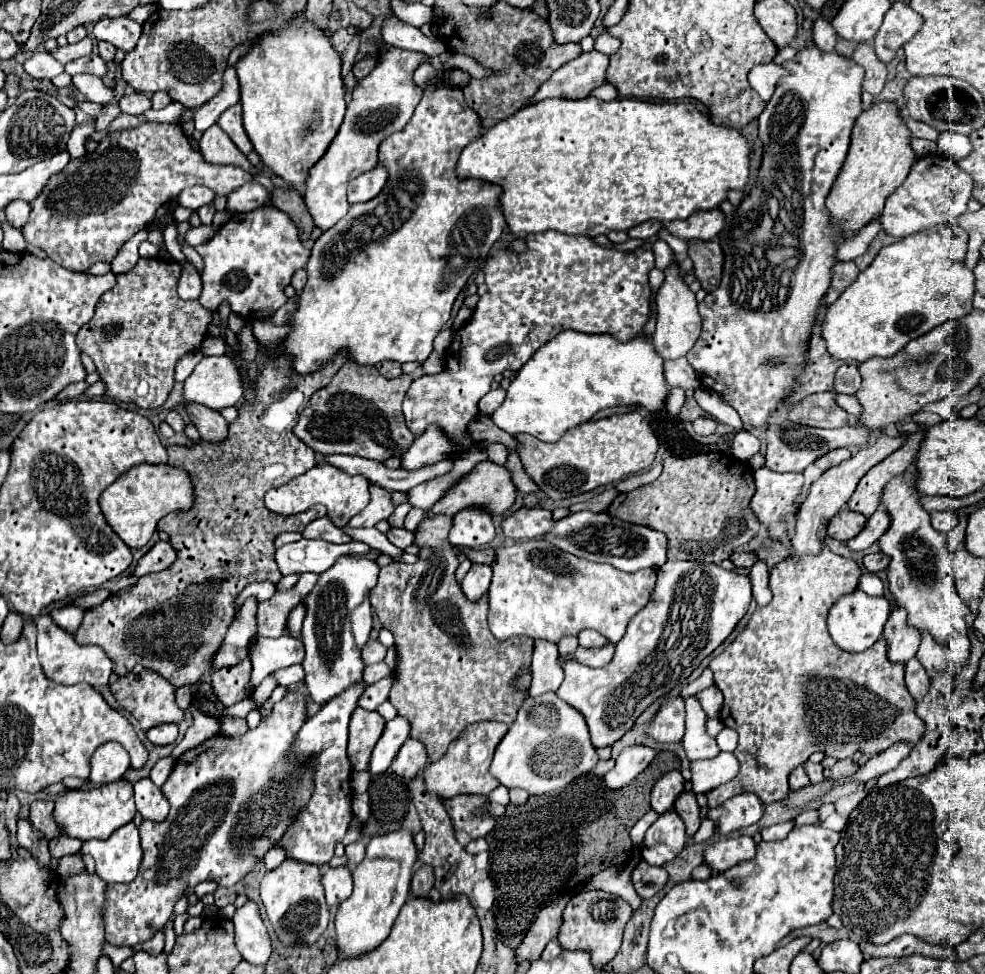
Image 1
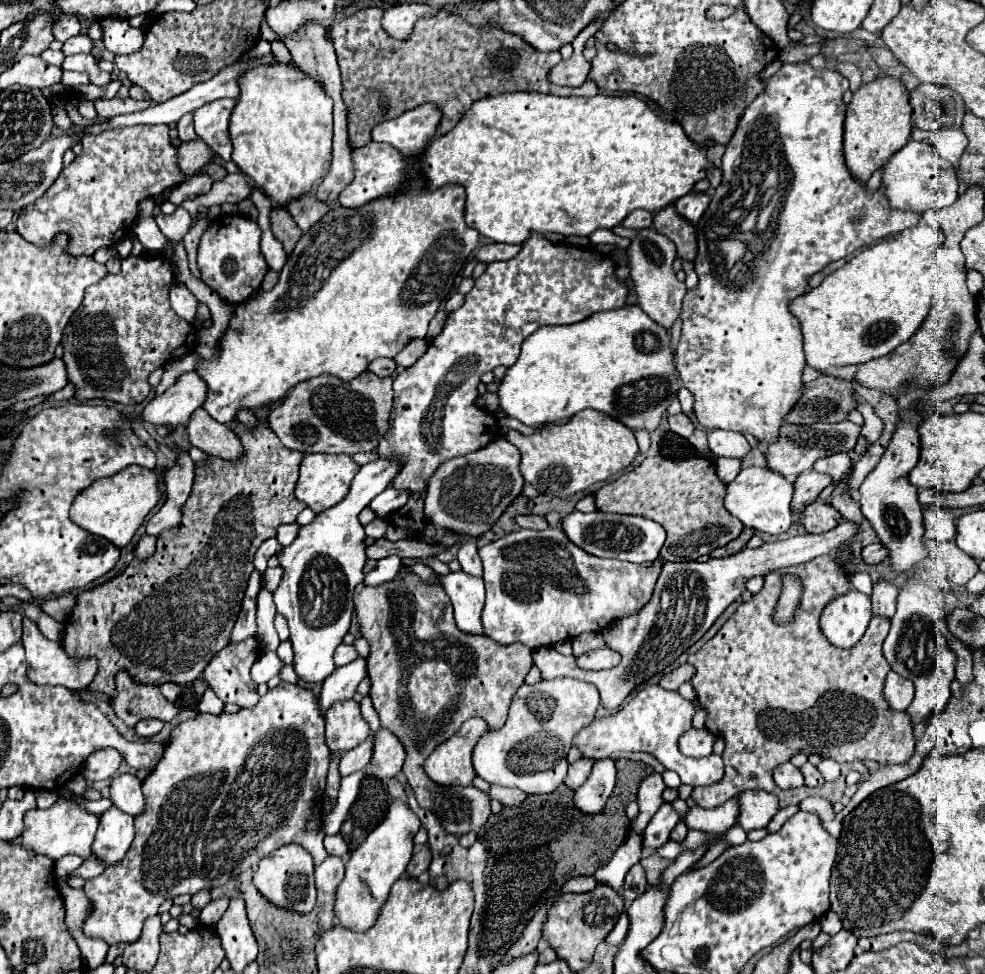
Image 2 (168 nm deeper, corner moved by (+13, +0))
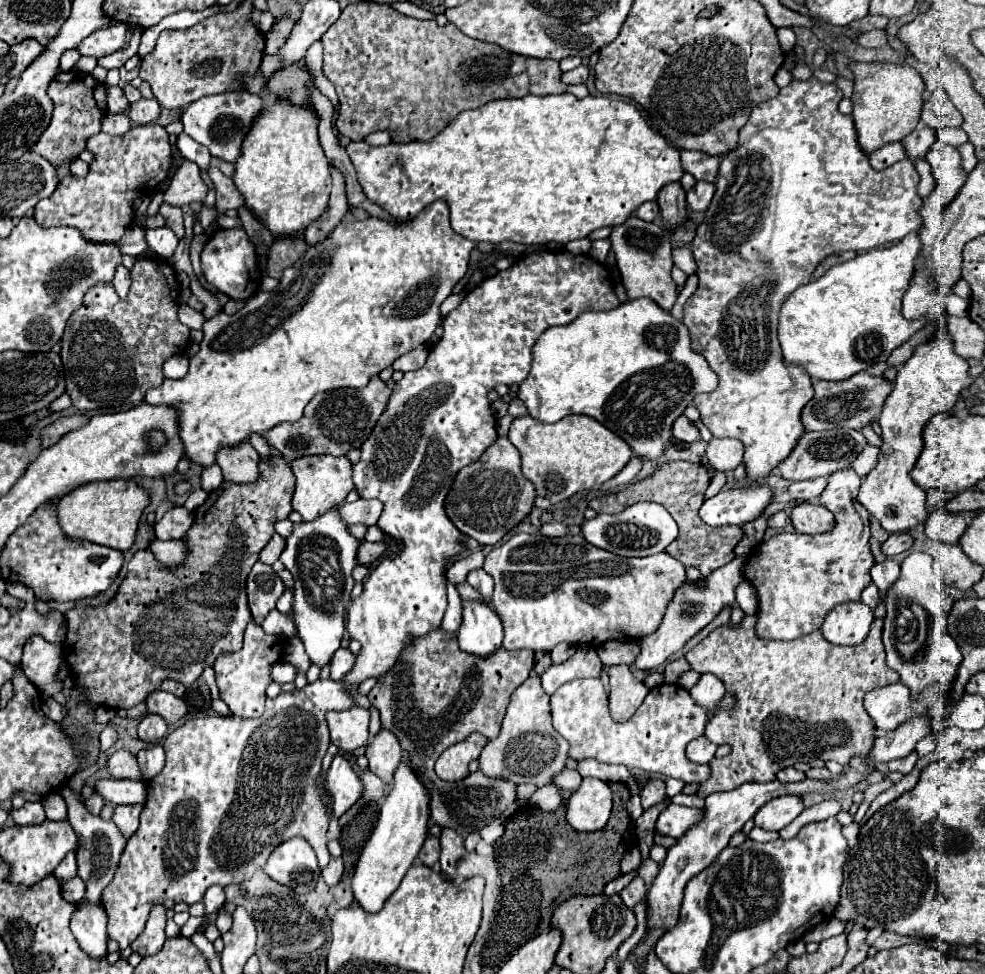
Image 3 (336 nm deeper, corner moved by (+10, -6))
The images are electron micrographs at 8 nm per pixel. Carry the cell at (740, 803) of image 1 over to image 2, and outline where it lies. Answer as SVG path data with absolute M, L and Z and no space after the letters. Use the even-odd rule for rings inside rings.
M748 790L740 798L740 826L750 832L756 828L766 828L768 822L778 812L778 796L766 790Z

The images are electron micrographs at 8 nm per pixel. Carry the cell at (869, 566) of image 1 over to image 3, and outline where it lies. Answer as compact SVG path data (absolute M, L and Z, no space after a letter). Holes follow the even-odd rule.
M891 534L889 540L881 546L881 552L891 558L895 554L901 554L901 552L909 550L911 544L913 544L913 538L909 534Z

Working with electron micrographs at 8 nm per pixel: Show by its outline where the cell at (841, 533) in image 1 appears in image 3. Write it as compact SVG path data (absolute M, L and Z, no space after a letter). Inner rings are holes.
M801 504L793 508L791 522L801 534L823 534L835 526L833 514L817 504Z

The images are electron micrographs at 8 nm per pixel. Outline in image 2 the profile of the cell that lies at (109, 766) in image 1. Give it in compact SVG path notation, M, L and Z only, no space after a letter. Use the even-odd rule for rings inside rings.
M98 750L96 754L92 754L84 768L82 768L82 776L88 780L88 782L96 782L96 780L106 780L110 776L114 776L114 772L118 770L122 762L122 756L118 750Z

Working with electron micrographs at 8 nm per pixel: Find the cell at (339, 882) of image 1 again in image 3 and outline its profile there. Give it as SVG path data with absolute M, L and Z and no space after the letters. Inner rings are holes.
M331 858L329 866L323 868L323 880L327 886L337 886L343 878L343 860L341 858Z

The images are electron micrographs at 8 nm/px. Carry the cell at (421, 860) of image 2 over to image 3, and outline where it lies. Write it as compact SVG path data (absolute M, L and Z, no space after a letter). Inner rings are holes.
M429 836L427 840L425 840L425 844L423 844L423 848L421 848L421 852L419 852L419 860L421 860L421 864L425 864L425 866L433 866L435 862L439 862L439 840L435 838L435 836Z

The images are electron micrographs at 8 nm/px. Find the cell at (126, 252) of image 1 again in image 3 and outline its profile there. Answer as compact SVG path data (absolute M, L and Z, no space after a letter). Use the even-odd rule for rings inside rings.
M119 266L119 268L115 270L113 286L115 286L115 290L117 290L117 294L119 294L119 296L127 296L129 286L131 286L131 278L129 278L129 270L127 270L127 268Z

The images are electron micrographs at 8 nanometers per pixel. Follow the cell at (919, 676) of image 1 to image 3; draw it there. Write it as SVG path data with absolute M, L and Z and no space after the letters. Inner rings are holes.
M897 682L885 688L867 692L865 710L869 712L879 732L889 732L889 730L895 730L905 720L909 720L911 716L923 714L927 708L927 702L931 702L931 696L933 696L933 690L929 688L923 692L923 702L913 704L909 688Z

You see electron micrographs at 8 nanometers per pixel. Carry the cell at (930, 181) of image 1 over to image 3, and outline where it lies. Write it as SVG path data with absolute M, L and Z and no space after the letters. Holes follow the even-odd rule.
M919 126L915 128L915 132L911 132L905 140L903 140L903 146L905 146L905 154L907 154L907 160L913 160L913 164L927 156L931 144L935 142L935 132L931 128L925 128L925 126Z

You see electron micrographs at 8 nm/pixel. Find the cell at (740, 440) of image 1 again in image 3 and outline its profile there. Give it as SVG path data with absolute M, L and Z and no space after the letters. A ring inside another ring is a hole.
M711 438L707 444L707 458L713 470L729 472L743 462L743 442L735 438Z

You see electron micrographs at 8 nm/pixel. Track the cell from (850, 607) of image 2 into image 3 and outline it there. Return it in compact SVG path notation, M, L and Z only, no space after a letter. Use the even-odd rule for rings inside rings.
M863 602L839 604L827 614L821 632L831 644L855 646L867 638L873 620L873 610Z

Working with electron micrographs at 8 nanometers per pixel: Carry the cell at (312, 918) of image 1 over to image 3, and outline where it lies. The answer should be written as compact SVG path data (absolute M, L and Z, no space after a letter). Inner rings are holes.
M291 838L279 844L263 870L271 880L293 888L297 894L309 894L321 874L315 852L303 838Z

